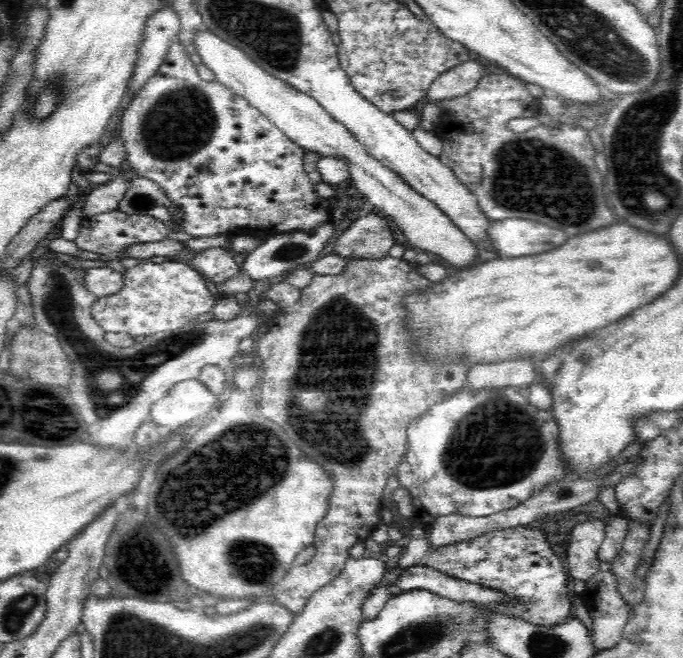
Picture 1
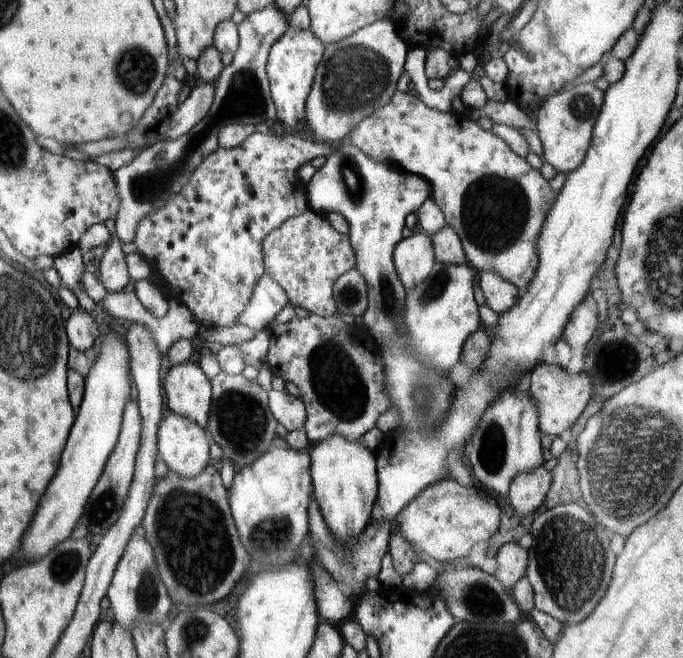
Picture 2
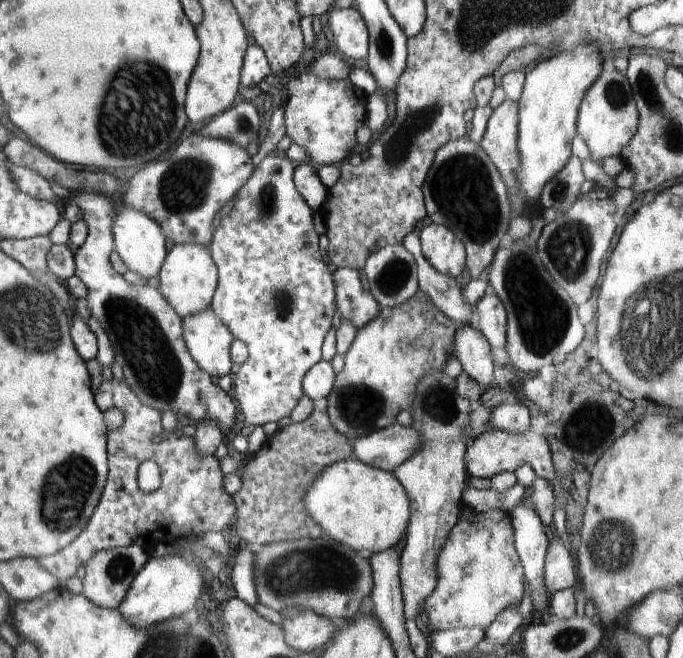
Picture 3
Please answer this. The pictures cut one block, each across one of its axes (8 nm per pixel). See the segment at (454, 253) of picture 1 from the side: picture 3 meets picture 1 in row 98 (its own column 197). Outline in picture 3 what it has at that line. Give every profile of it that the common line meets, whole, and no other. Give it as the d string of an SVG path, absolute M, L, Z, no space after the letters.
M174 245L165 256L155 282L167 303L181 318L191 317L206 311L210 306L218 286L218 269L210 253L200 245Z

